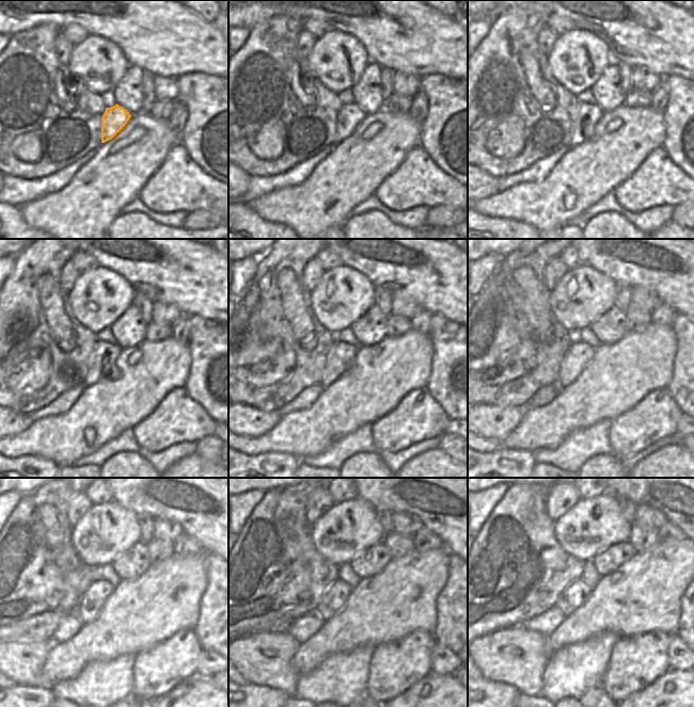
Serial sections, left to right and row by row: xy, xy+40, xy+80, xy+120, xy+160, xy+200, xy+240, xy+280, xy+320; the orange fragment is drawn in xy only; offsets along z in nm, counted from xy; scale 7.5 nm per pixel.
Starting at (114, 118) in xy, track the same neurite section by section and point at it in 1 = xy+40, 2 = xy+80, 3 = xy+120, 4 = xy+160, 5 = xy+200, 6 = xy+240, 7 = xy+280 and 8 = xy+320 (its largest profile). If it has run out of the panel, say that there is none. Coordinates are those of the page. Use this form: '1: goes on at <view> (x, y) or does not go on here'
1: goes on at xy+40 (349, 116)
2: goes on at xy+80 (588, 115)
3: goes on at xy+120 (101, 363)
4: goes on at xy+160 (342, 355)
5: goes on at xy+200 (580, 354)
6: goes on at xy+240 (99, 591)
7: goes on at xy+280 (334, 597)
8: goes on at xy+320 (576, 594)

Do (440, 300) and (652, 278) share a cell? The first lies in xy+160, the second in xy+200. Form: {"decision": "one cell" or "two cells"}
{"decision": "one cell"}

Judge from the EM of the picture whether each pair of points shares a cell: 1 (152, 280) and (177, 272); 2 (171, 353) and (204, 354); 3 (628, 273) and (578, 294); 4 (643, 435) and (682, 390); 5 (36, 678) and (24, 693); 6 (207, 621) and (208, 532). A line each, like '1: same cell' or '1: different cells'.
1: same cell
2: different cells
3: different cells
4: different cells
5: different cells
6: different cells

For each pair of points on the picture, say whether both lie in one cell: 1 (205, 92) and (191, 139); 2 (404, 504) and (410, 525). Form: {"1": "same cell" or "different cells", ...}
{"1": "same cell", "2": "different cells"}

